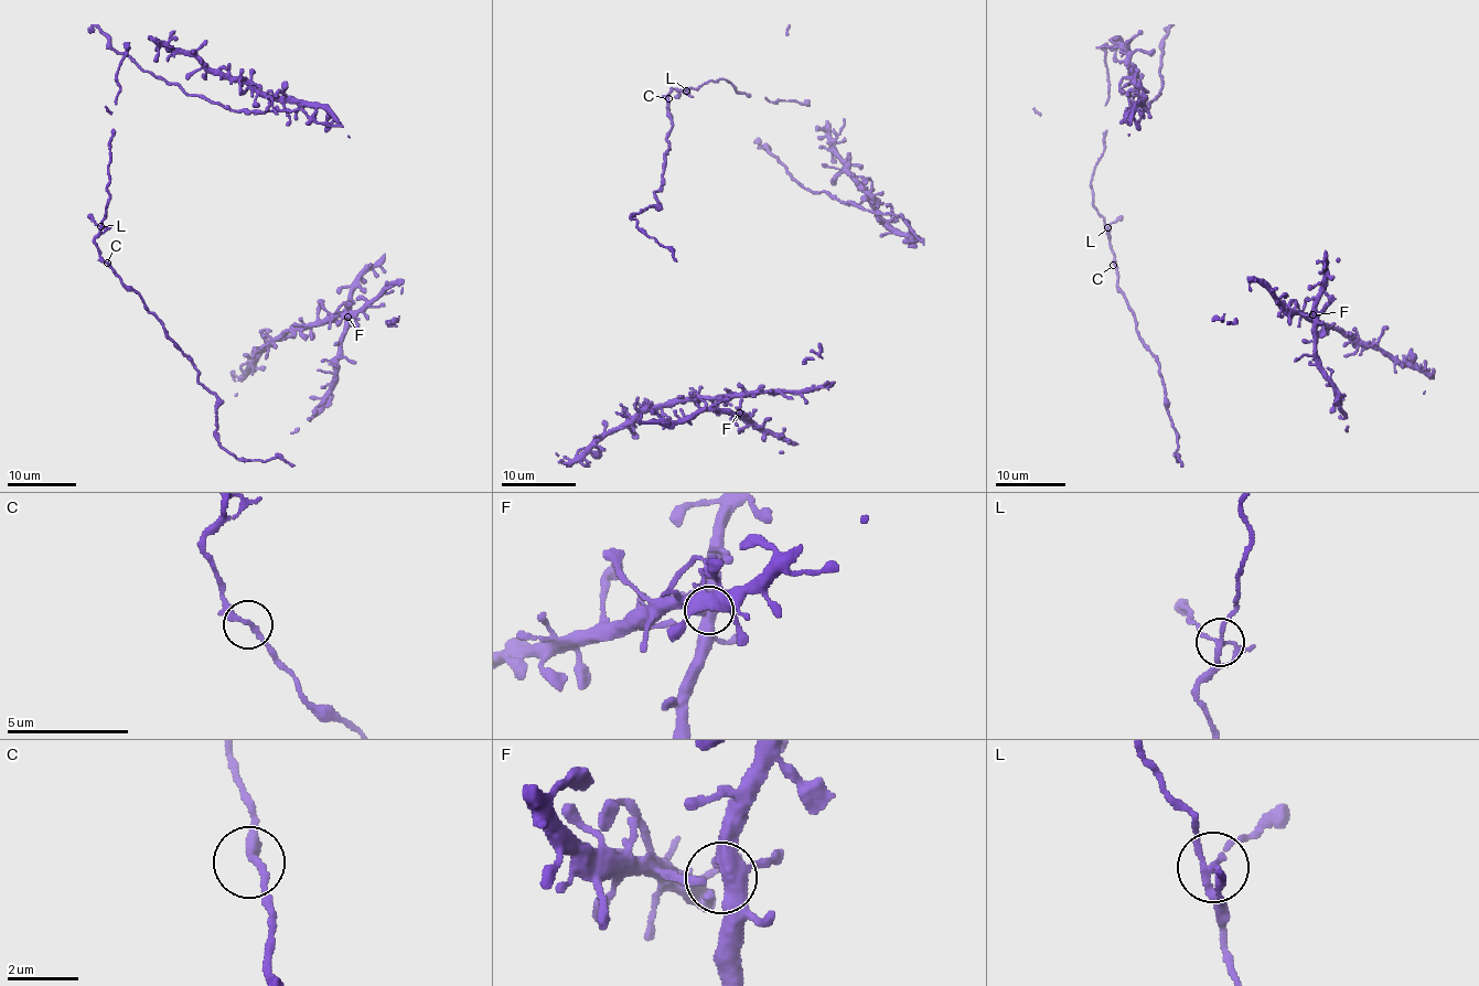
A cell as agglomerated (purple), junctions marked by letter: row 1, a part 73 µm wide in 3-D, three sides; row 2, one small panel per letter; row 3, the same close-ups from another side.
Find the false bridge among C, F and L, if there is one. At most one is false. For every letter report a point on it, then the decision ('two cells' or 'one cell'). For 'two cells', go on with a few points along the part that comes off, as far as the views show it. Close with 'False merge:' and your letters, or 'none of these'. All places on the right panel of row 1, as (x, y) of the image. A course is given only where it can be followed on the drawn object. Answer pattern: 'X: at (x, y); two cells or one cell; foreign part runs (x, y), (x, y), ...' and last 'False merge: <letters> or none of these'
C: at (1113, 265); one cell
F: at (1313, 314); one cell
L: at (1107, 227); one cell
False merge: none of these

